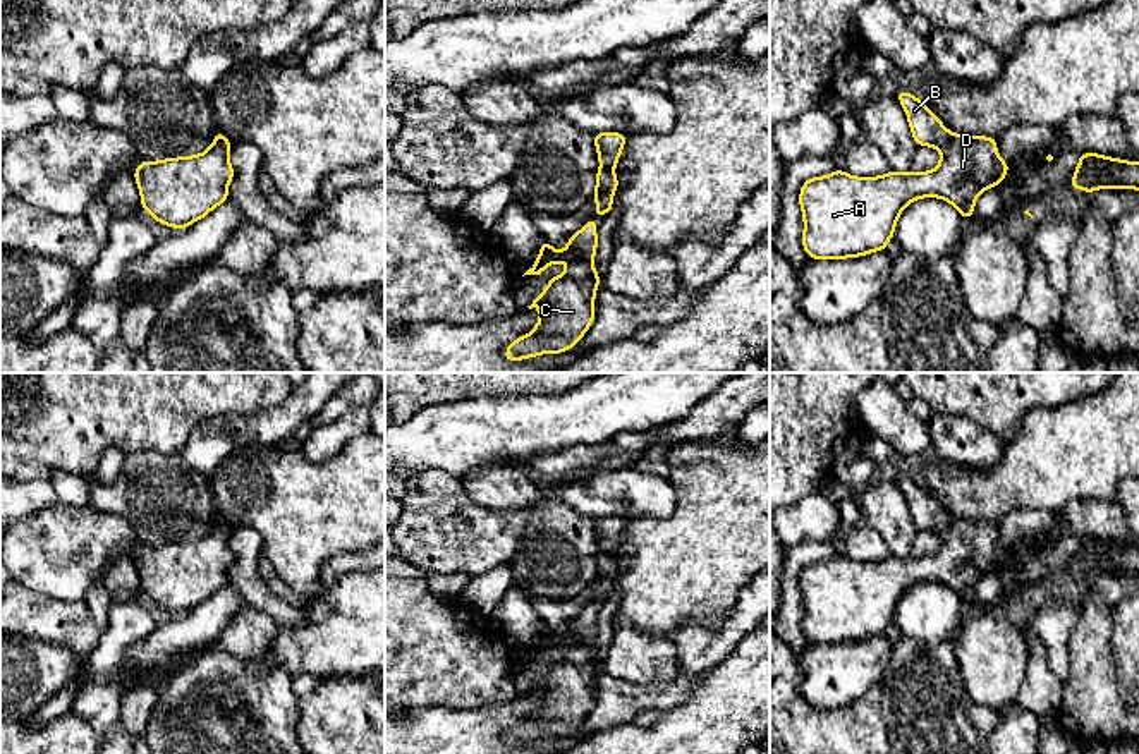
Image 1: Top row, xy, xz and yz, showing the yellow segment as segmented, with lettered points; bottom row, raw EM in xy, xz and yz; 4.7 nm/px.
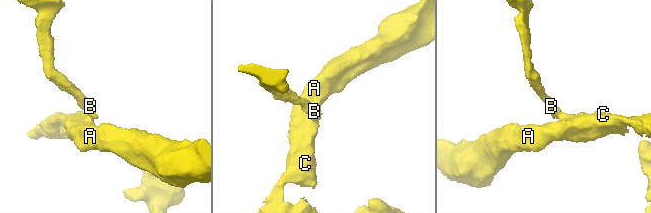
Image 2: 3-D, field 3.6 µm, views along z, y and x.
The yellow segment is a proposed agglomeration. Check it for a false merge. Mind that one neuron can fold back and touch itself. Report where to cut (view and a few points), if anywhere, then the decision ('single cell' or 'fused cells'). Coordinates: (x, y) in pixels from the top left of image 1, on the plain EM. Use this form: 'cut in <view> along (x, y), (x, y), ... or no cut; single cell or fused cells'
cut in yz along (952, 519), (942, 538); fused cells

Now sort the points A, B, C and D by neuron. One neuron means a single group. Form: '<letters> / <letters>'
A C D / B

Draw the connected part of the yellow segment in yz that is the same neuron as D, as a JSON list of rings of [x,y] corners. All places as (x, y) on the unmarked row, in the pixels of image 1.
[[[952,519],[938,551],[929,556],[854,562],[835,555],[807,563],[799,579],[802,632],[813,644],[885,635],[902,594],[914,584],[941,582],[962,603],[971,603],[976,582],[998,570],[1007,556],[1008,546],[998,541],[995,522]]]

